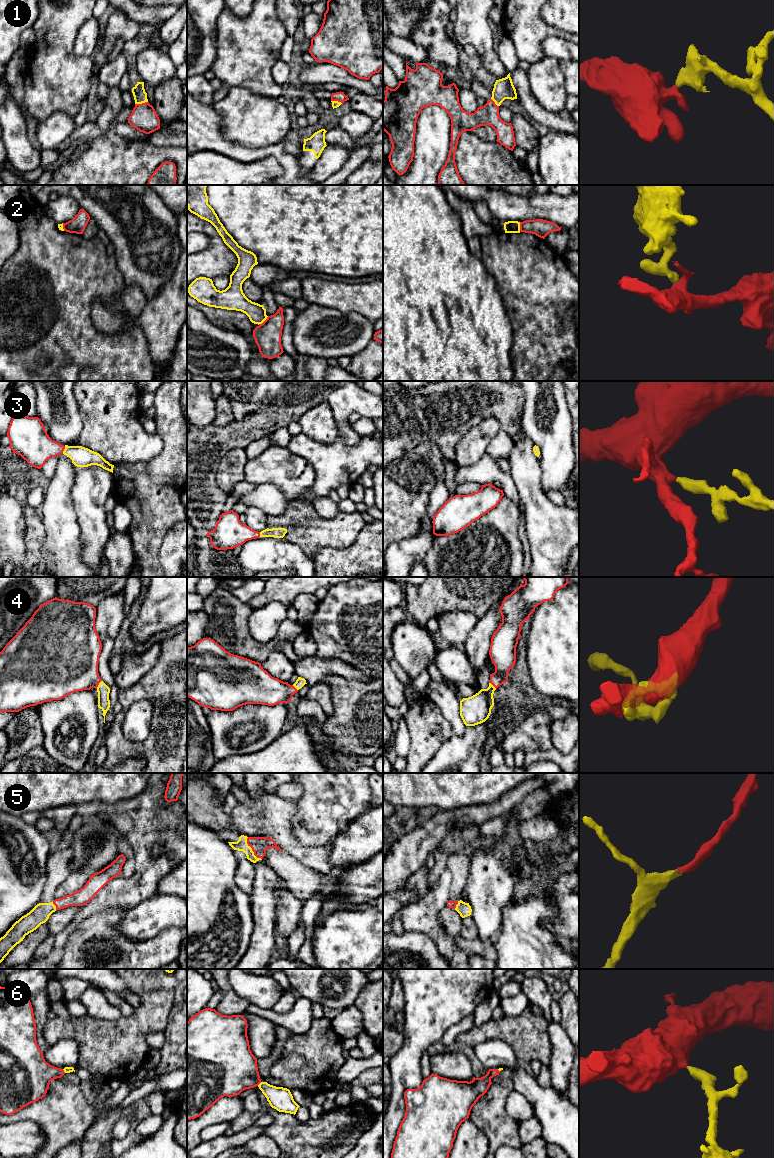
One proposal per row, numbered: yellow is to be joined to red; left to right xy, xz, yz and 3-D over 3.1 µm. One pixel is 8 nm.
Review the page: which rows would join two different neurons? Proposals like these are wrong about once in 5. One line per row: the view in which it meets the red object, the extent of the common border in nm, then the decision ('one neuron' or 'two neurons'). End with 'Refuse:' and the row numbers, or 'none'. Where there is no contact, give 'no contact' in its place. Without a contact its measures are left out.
1: meets red in xy; contact 110 nm long; one neuron
2: meets red in xz; contact 110 nm long; two neurons
3: meets red in xy; contact 60 nm long; one neuron
4: meets red in xy; contact 70 nm long; one neuron
5: meets red in xz; contact 220 nm long; one neuron
6: meets red in xz; contact 50 nm long; one neuron
Refuse: 2

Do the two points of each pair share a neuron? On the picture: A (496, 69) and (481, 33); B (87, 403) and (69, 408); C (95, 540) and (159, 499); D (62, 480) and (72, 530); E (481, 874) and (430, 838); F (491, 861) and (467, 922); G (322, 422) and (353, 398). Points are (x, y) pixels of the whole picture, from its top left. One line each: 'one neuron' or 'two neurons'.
A: one neuron
B: two neurons
C: two neurons
D: one neuron
E: two neurons
F: two neurons
G: two neurons

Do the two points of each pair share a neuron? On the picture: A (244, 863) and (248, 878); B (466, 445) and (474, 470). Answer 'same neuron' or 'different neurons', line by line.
A: same neuron
B: different neurons

